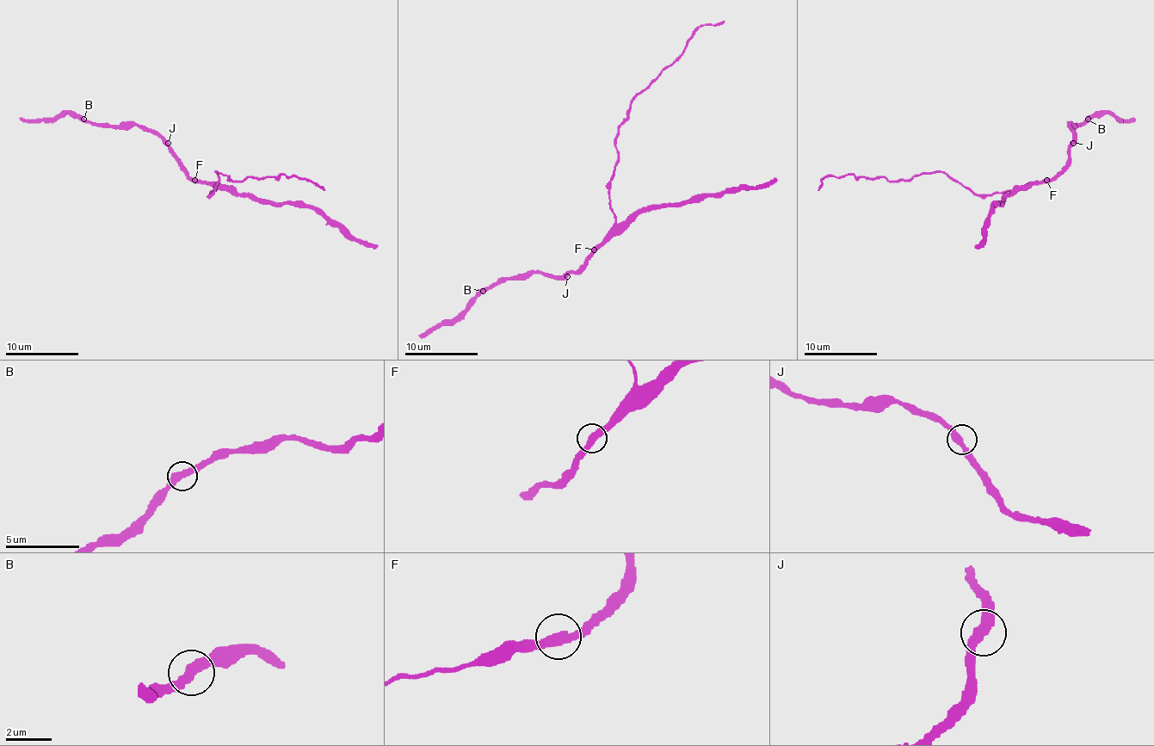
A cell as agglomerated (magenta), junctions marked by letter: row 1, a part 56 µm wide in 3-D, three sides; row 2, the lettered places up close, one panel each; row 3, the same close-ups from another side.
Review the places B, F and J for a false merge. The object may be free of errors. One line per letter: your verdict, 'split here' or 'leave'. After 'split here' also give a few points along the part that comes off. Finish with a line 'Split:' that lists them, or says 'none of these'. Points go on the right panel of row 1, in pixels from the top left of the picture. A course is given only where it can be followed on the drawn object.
B: leave
F: leave
J: leave
Split: none of these

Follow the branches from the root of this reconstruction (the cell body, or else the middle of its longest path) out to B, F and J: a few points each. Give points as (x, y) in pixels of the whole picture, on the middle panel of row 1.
B: (614, 221), (613, 234), (576, 271), (567, 271), (562, 276), (523, 273), (499, 278), (483, 291)
F: (614, 221), (613, 231), (595, 249)
J: (614, 221), (613, 234), (567, 276)

